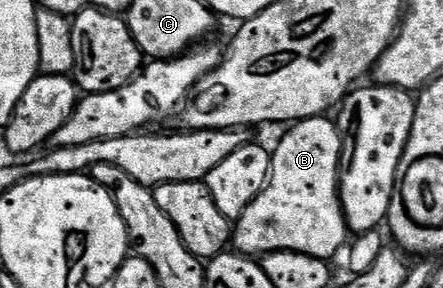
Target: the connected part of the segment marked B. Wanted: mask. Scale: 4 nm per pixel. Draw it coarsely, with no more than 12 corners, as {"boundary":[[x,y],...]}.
{"boundary":[[294,122],[233,229],[243,255],[330,262],[349,230],[345,137]]}

